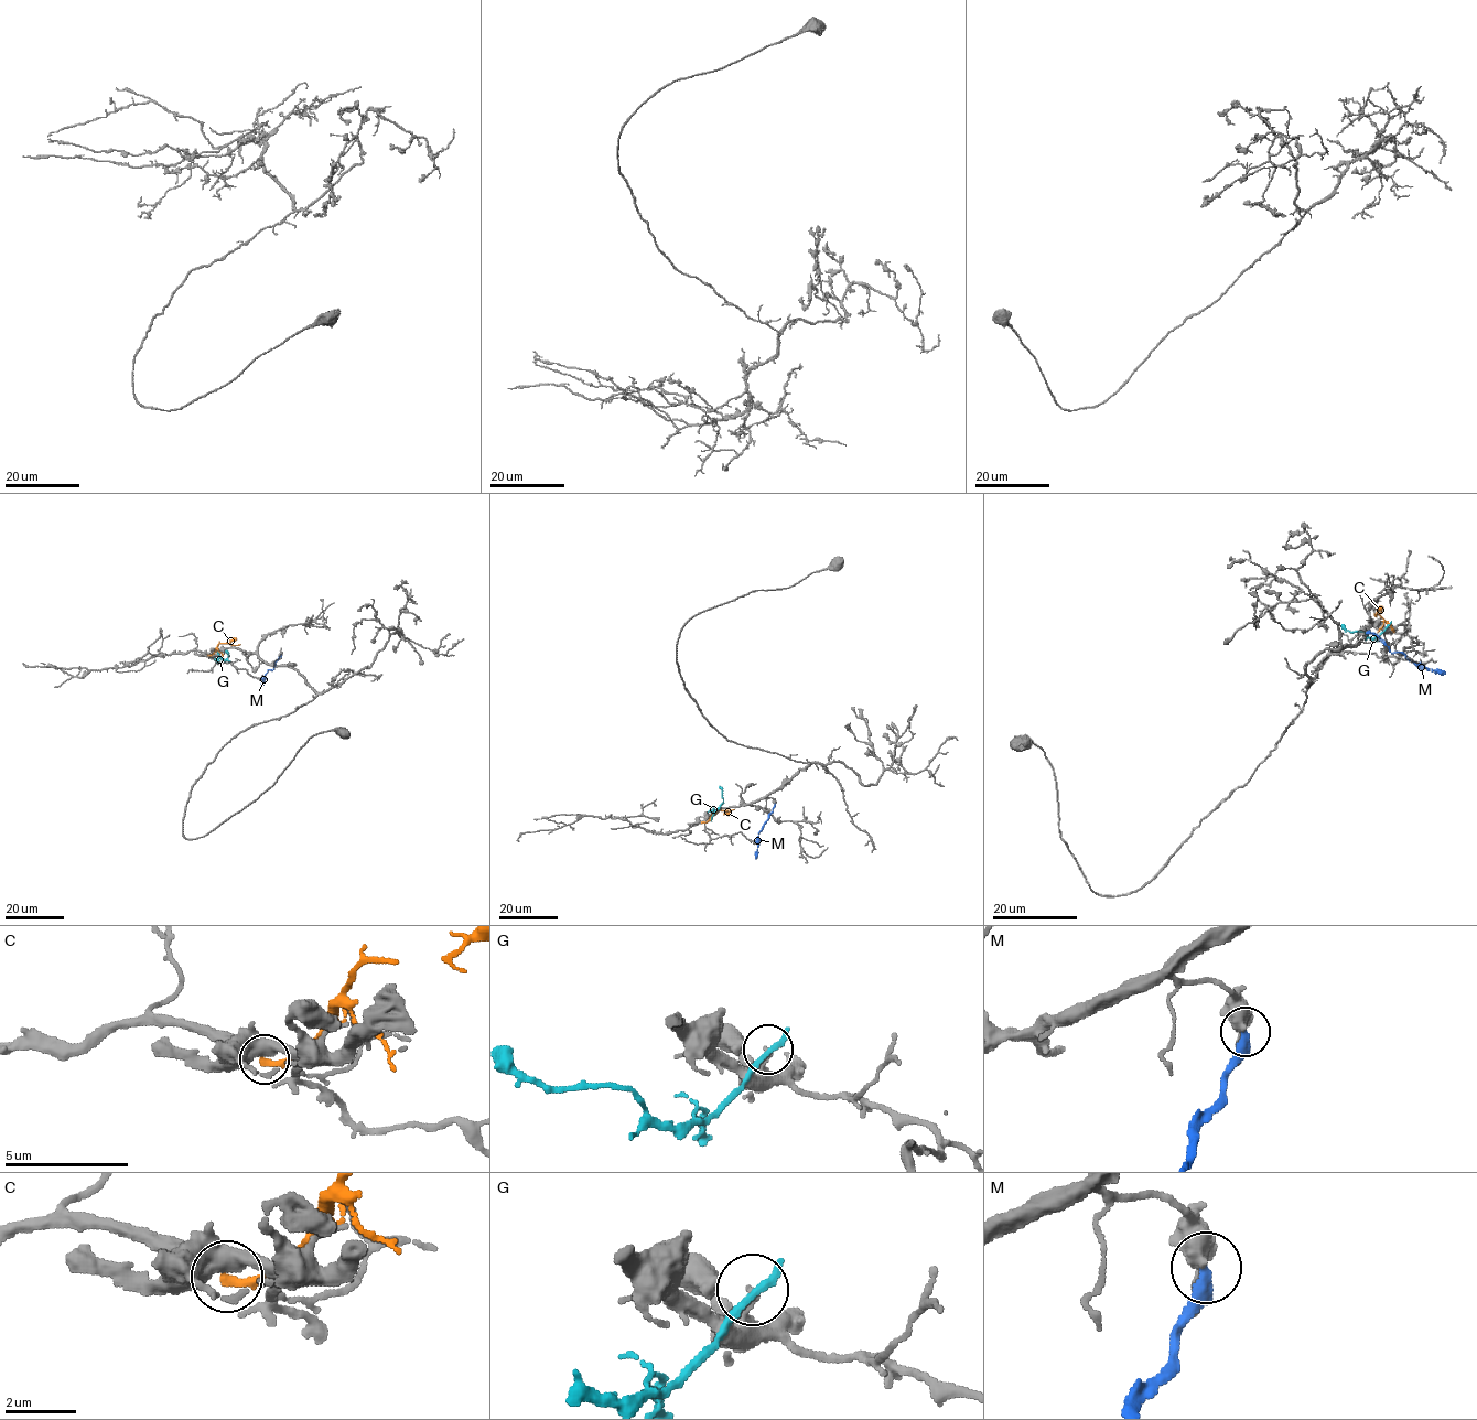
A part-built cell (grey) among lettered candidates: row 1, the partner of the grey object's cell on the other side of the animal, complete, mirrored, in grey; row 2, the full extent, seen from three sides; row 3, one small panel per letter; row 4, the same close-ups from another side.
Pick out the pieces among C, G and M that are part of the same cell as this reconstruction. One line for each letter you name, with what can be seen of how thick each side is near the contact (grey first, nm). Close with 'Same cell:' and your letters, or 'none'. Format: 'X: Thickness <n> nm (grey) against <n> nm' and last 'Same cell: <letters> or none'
Same cell: none

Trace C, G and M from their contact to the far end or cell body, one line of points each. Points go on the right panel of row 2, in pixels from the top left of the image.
C: (1393, 631), (1379, 614), (1375, 615)
G: (1388, 625), (1371, 637), (1364, 632), (1346, 631), (1340, 625)
M: (1366, 633), (1375, 634), (1391, 653), (1402, 653), (1410, 662), (1445, 674)

